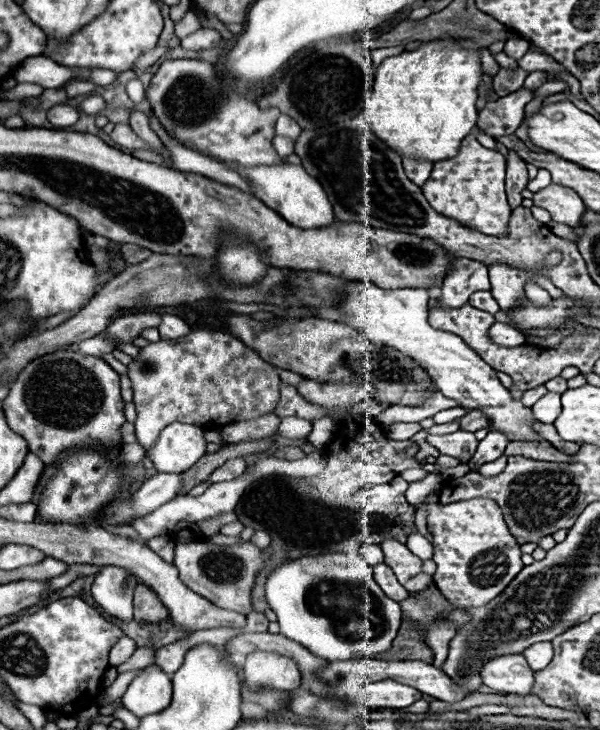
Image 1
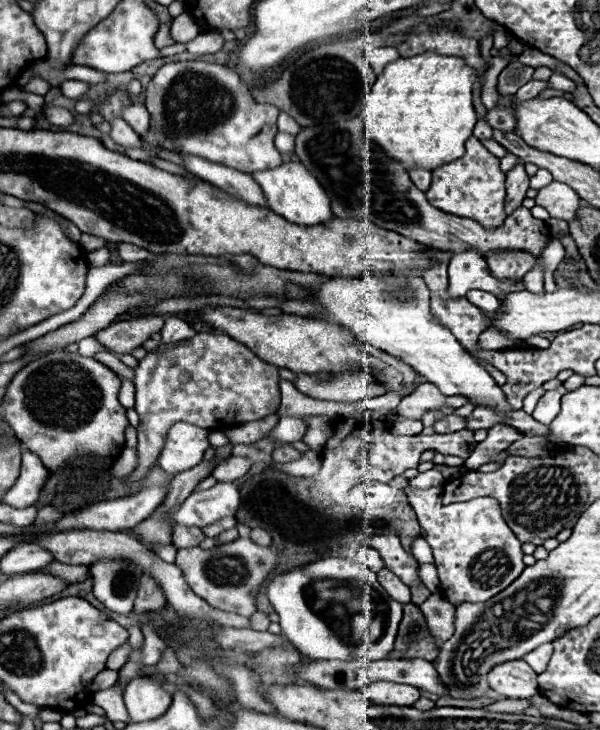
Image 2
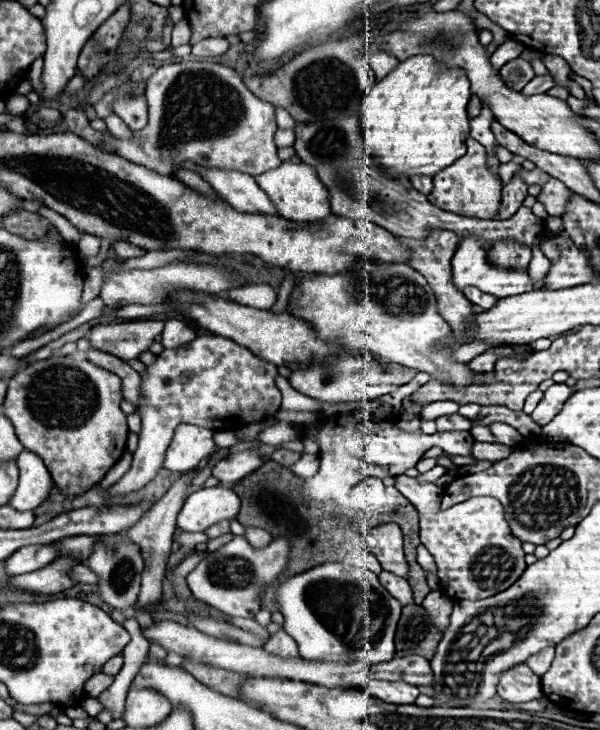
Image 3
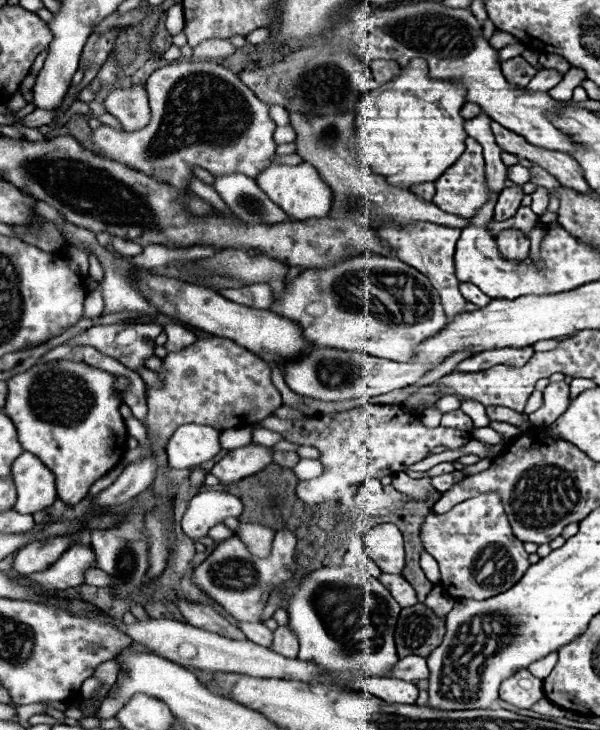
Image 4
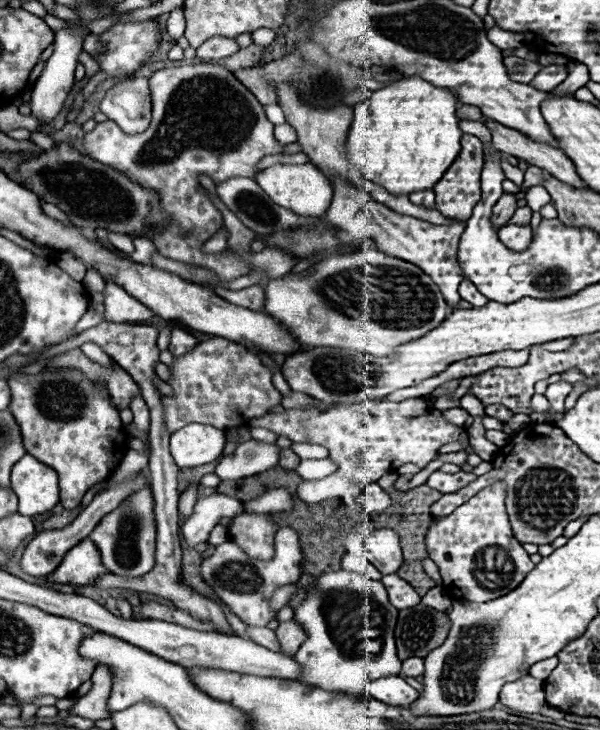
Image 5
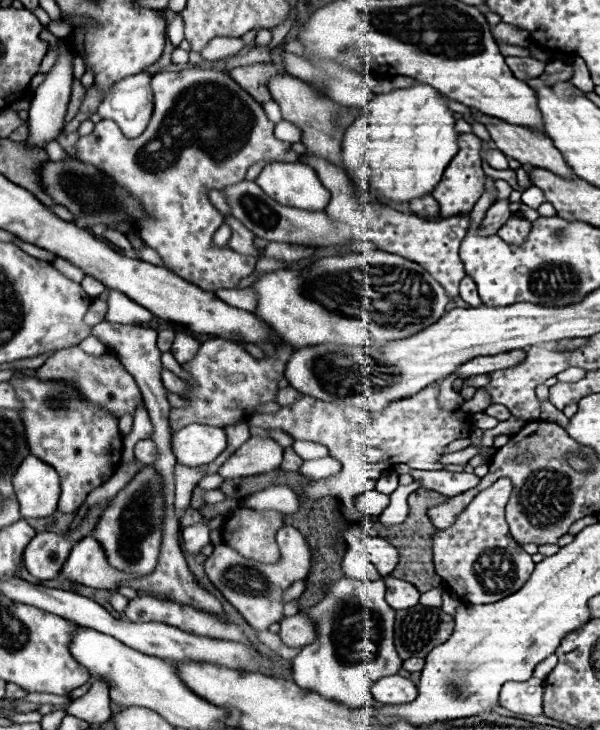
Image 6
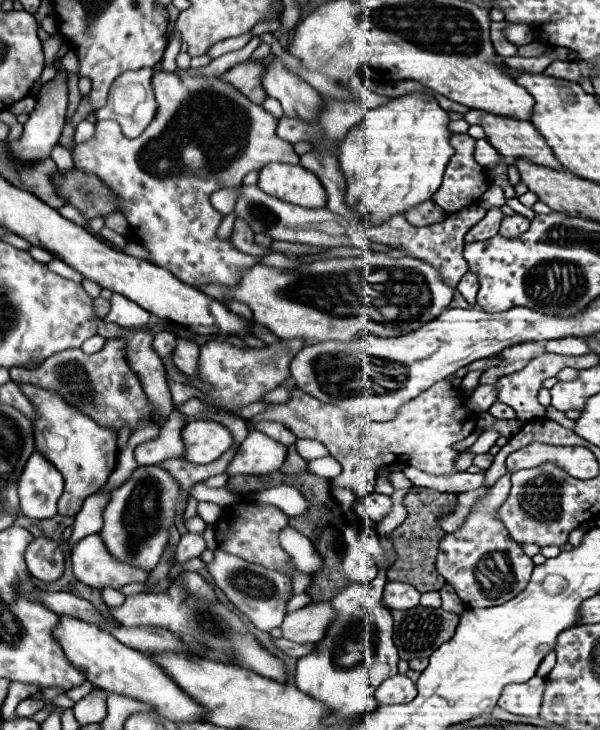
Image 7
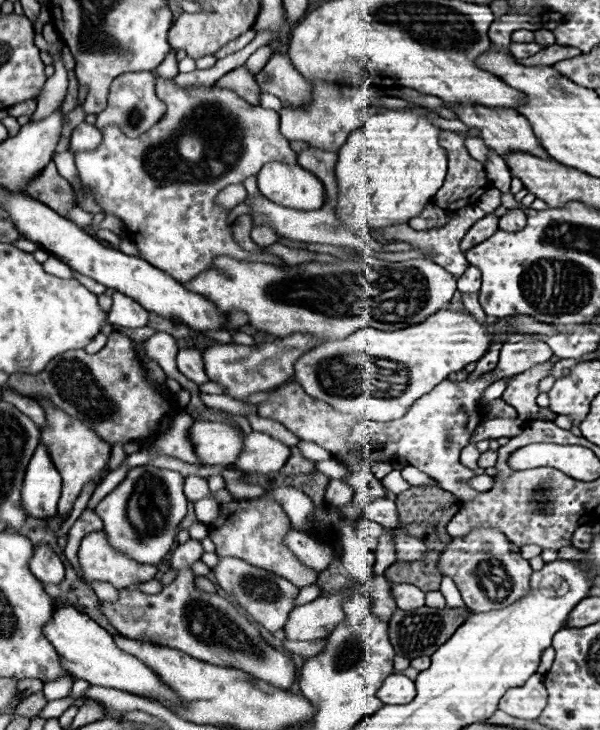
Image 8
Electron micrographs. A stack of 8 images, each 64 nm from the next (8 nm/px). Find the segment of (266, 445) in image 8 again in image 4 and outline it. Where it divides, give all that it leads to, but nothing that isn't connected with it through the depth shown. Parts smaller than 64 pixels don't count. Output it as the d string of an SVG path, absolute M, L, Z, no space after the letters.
M248 444L236 450L230 450L228 456L224 456L214 466L214 476L220 478L220 482L236 482L240 478L252 476L266 466L272 464L272 448L260 446L260 444Z

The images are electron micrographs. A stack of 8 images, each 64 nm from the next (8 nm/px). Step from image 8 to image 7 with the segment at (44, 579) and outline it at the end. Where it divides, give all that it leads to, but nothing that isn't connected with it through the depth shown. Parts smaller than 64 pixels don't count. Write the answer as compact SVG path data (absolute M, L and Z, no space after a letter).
M36 538L26 550L26 564L34 578L56 582L64 574L64 546L48 538Z

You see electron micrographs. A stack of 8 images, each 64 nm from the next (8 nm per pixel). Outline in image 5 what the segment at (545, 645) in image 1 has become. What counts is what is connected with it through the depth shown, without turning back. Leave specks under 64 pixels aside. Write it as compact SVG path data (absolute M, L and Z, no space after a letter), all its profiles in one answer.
M556 656L546 658L546 660L542 660L542 662L536 662L536 664L530 668L530 674L532 674L534 678L546 680L546 676L556 668L556 664L558 664L558 658L556 658Z

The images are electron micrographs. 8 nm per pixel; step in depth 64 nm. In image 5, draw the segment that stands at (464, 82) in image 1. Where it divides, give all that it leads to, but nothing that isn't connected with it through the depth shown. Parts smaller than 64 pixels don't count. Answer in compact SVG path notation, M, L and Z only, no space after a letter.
M408 76L402 82L374 92L368 100L353 107L354 118L346 144L348 160L362 170L364 178L384 186L394 196L410 196L416 190L432 188L460 152L462 132L458 128L456 102L458 98L452 92L436 88L420 76Z

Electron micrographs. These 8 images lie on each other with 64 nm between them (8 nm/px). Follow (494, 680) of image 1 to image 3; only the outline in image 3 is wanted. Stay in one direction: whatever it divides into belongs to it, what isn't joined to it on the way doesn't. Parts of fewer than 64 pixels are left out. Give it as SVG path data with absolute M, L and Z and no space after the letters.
M520 664L502 674L498 696L512 704L524 704L542 698L544 692L540 690L540 678L526 664Z

